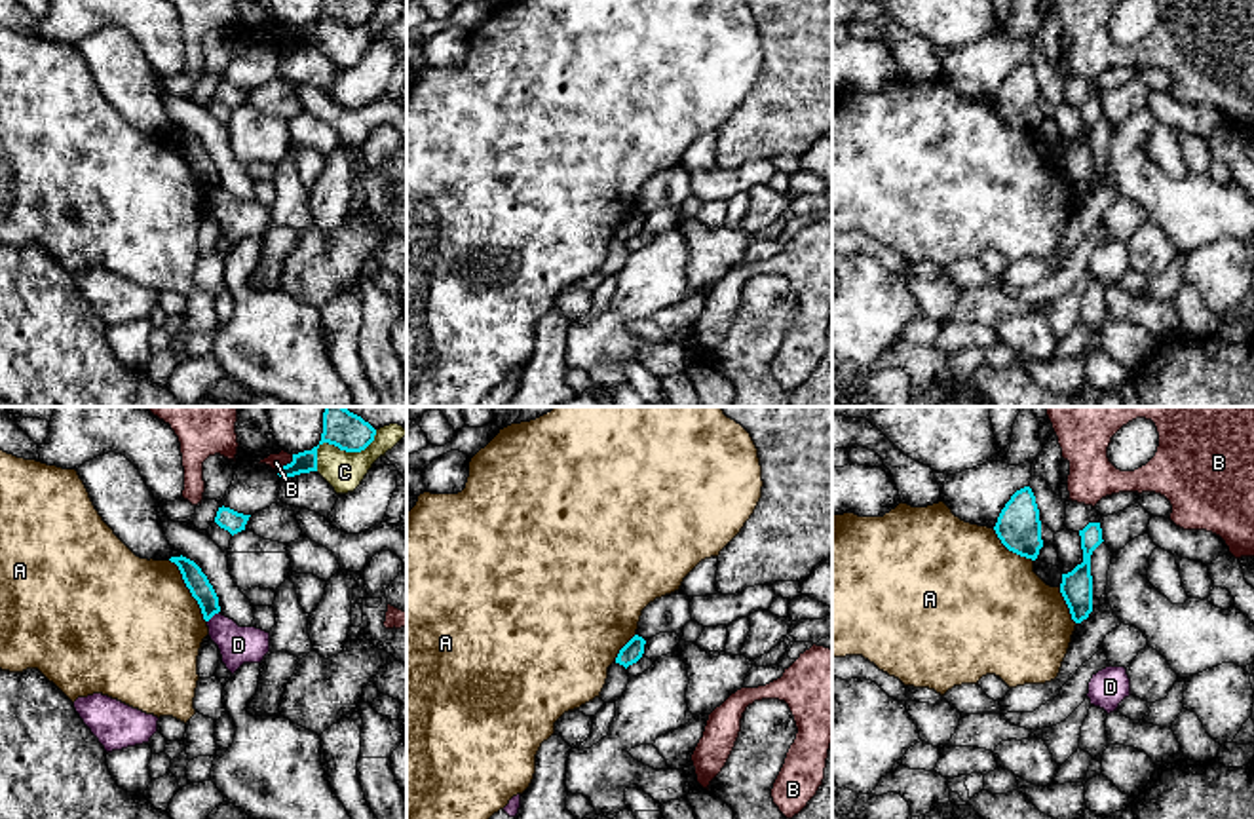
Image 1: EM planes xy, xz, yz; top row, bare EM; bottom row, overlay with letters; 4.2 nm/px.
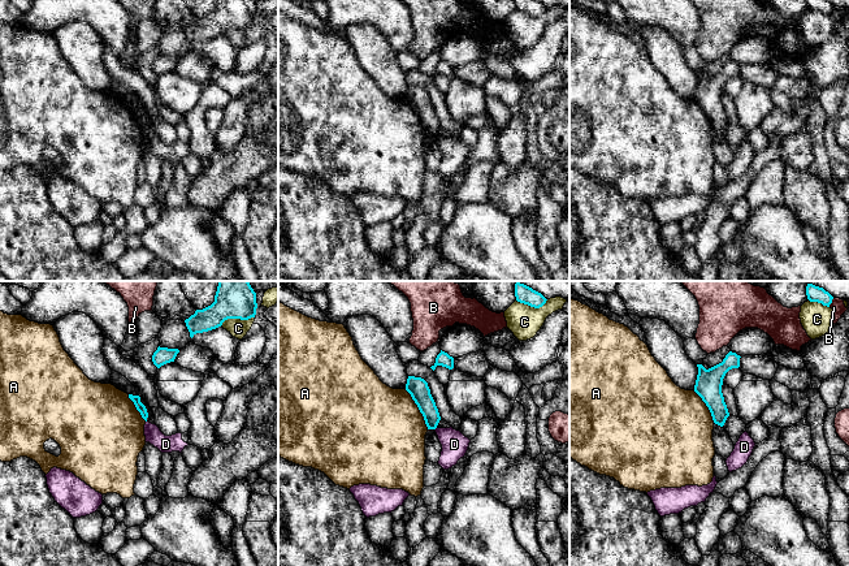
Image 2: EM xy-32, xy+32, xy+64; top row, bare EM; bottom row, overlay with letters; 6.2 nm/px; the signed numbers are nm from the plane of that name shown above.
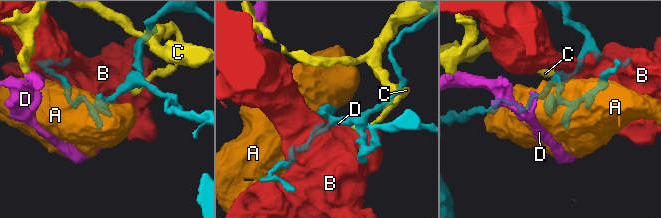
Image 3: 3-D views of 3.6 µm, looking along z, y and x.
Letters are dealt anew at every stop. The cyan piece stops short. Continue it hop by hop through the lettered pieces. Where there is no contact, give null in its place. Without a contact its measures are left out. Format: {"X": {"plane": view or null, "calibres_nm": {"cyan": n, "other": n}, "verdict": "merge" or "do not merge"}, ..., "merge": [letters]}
{"A": {"plane": "xy", "calibres_nm": {"cyan": 90, "other": 500}, "verdict": "do not merge"}, "B": {"plane": "xy", "calibres_nm": {"cyan": 90, "other": 70}, "verdict": "do not merge"}, "C": {"plane": "xy", "calibres_nm": {"cyan": 110, "other": 160}, "verdict": "do not merge"}, "D": {"plane": "xy", "calibres_nm": {"cyan": 90, "other": 160}, "verdict": "do not merge"}, "merge": []}

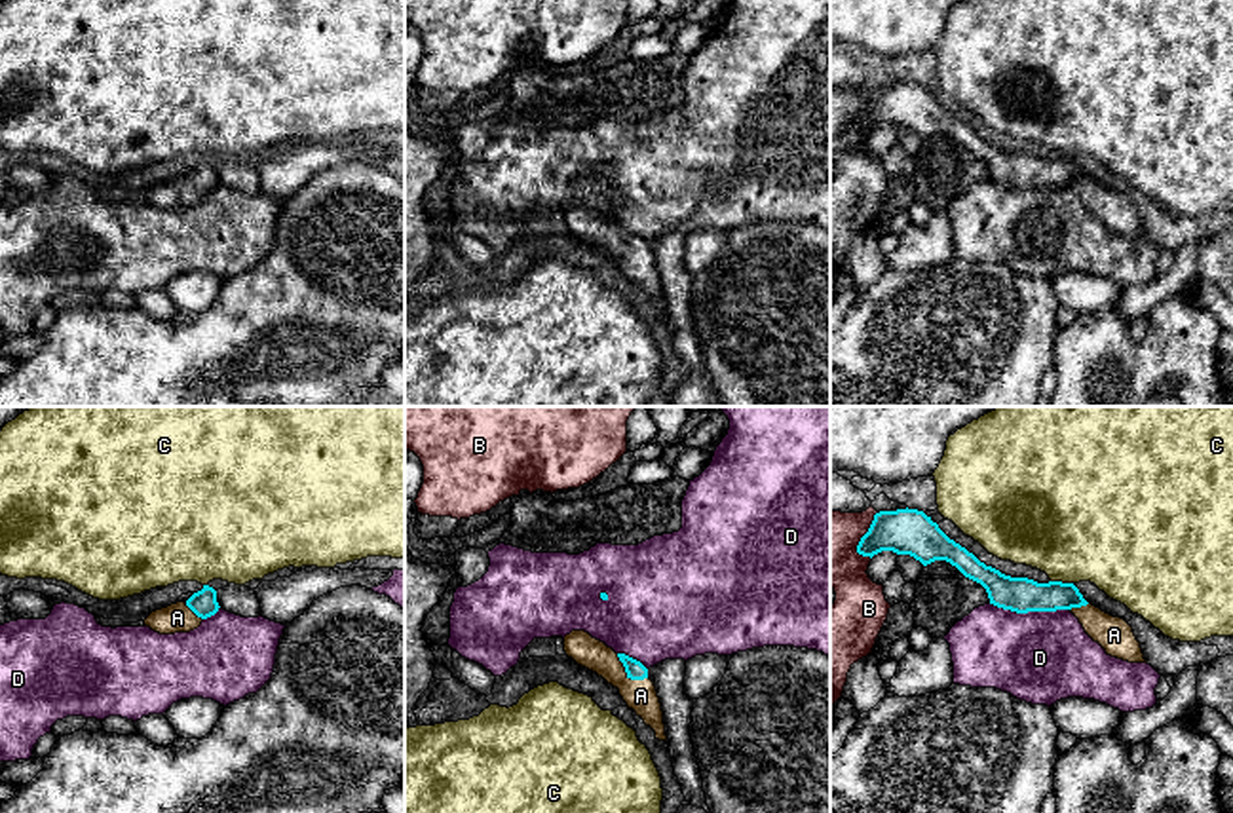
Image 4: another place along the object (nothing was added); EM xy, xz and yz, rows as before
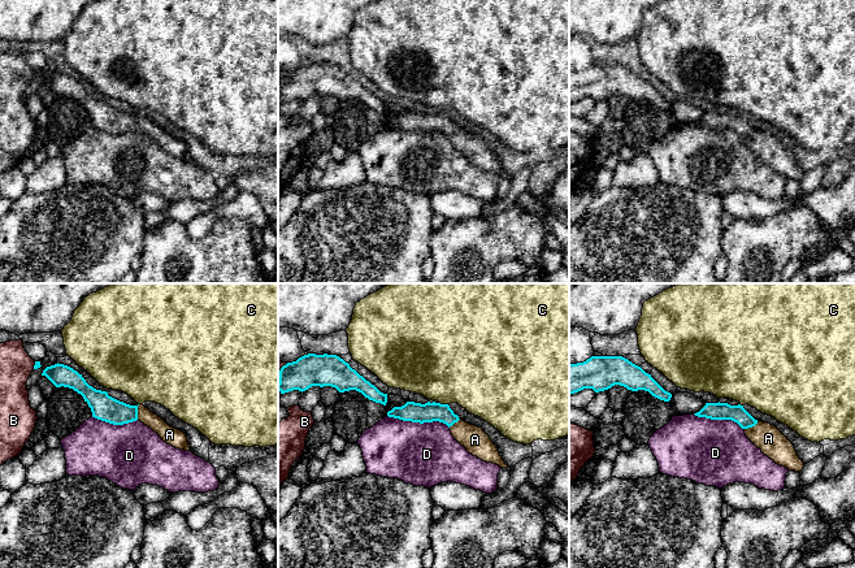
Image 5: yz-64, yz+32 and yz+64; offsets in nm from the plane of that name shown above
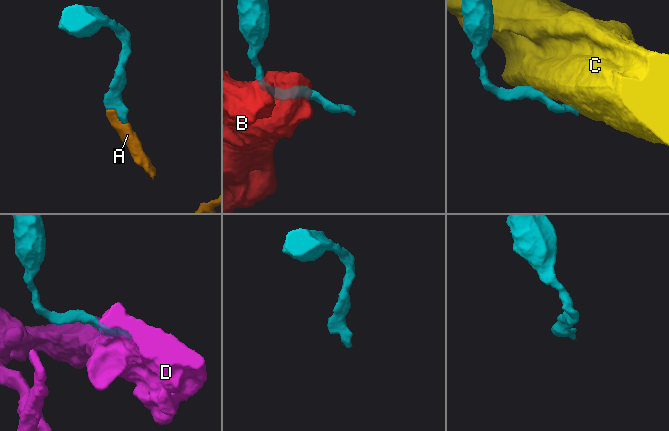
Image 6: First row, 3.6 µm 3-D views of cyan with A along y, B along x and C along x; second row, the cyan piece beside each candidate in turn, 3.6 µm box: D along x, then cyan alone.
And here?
{"A": {"plane": "xz", "calibres_nm": {"cyan": 80, "other": 140}, "verdict": "merge"}, "B": {"plane": "yz", "calibres_nm": {"cyan": 190, "other": 240}, "verdict": "do not merge"}, "C": {"plane": "yz", "calibres_nm": {"cyan": 150, "other": 480}, "verdict": "do not merge"}, "D": {"plane": "yz", "calibres_nm": {"cyan": 150, "other": 380}, "verdict": "do not merge"}, "merge": ["A"]}

